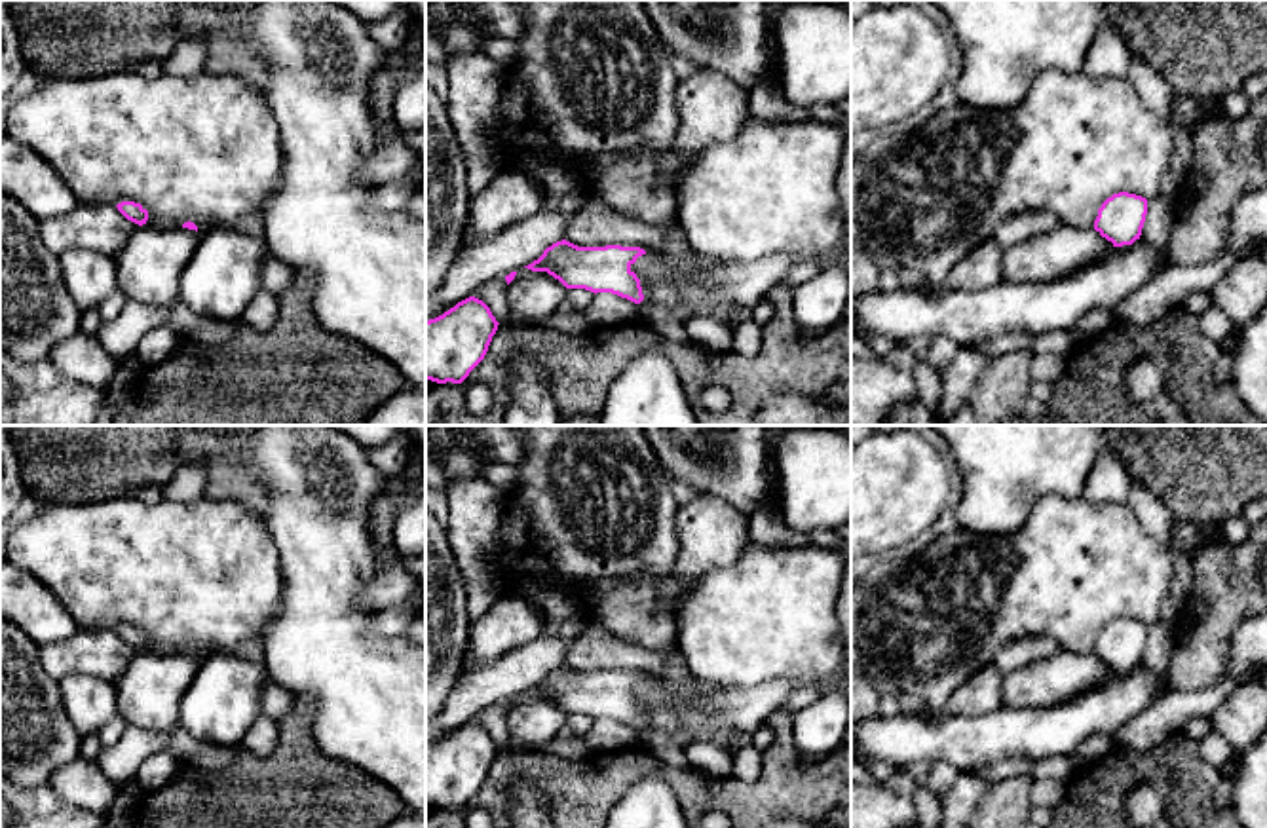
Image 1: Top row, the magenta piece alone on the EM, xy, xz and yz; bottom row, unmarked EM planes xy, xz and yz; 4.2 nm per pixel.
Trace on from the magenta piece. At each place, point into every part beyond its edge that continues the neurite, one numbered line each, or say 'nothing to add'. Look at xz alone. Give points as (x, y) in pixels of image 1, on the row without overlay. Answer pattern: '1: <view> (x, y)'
1: xz (665, 694)

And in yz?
nothing to add

